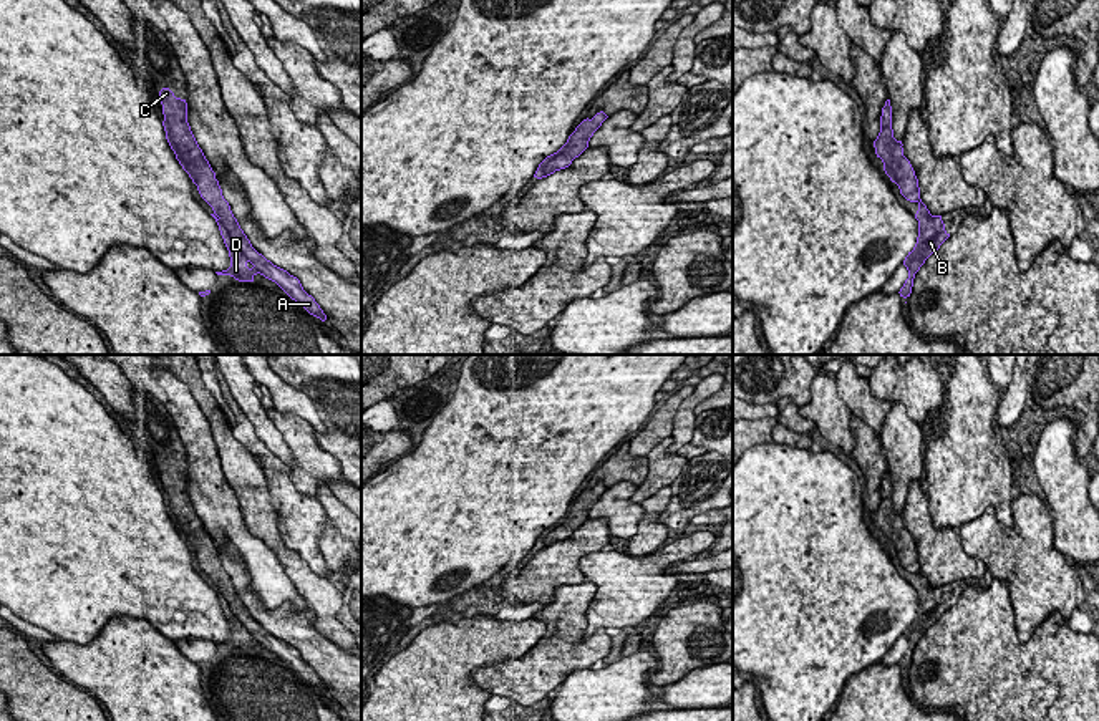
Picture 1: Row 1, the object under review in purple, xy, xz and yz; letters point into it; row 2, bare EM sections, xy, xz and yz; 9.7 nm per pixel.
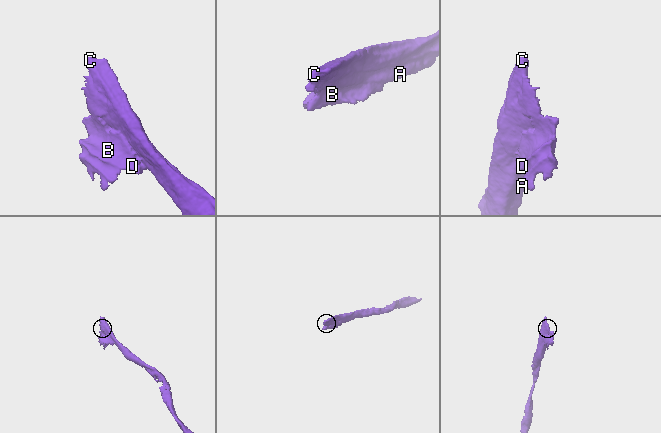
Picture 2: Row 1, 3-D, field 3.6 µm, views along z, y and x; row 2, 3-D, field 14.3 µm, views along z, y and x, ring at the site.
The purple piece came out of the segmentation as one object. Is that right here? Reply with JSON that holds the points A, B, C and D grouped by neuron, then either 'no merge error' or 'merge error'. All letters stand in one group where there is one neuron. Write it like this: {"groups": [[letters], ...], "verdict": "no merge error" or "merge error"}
{"groups": [["A", "B", "C", "D"]], "verdict": "no merge error"}

